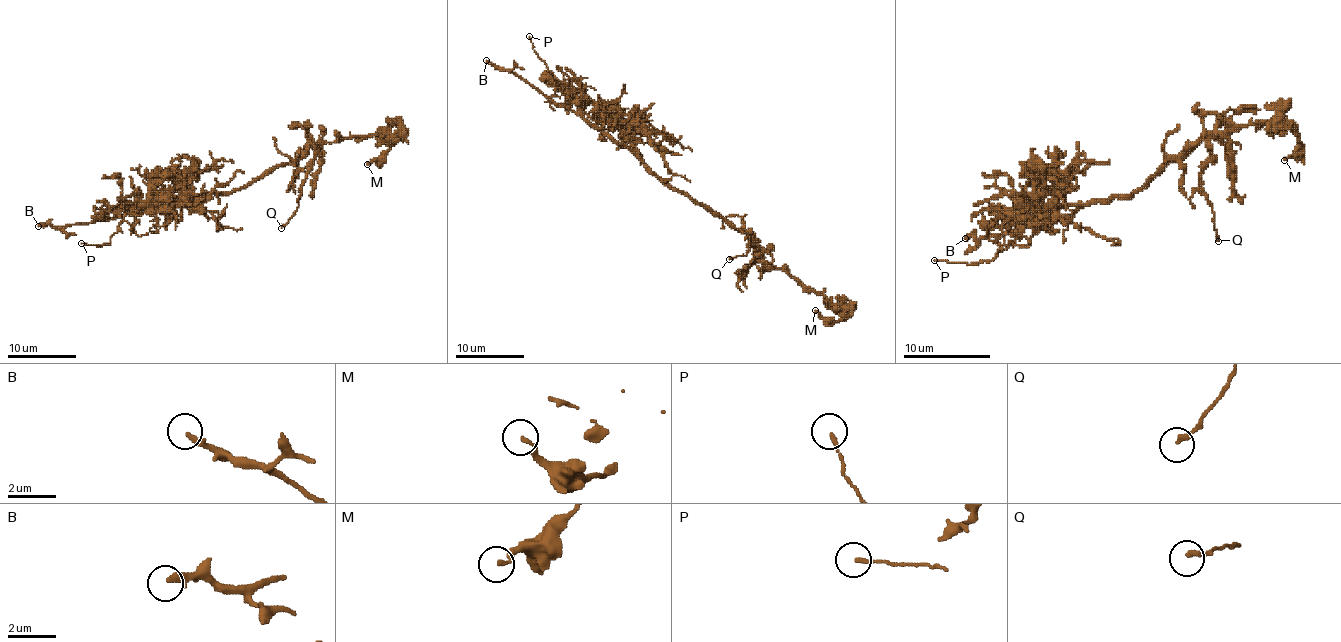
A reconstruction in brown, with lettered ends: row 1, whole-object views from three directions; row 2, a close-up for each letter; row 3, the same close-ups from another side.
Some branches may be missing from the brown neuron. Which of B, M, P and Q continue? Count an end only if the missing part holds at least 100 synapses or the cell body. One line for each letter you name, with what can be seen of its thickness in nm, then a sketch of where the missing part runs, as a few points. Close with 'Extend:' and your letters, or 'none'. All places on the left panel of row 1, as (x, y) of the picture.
B: 280 nm
Extend: B

